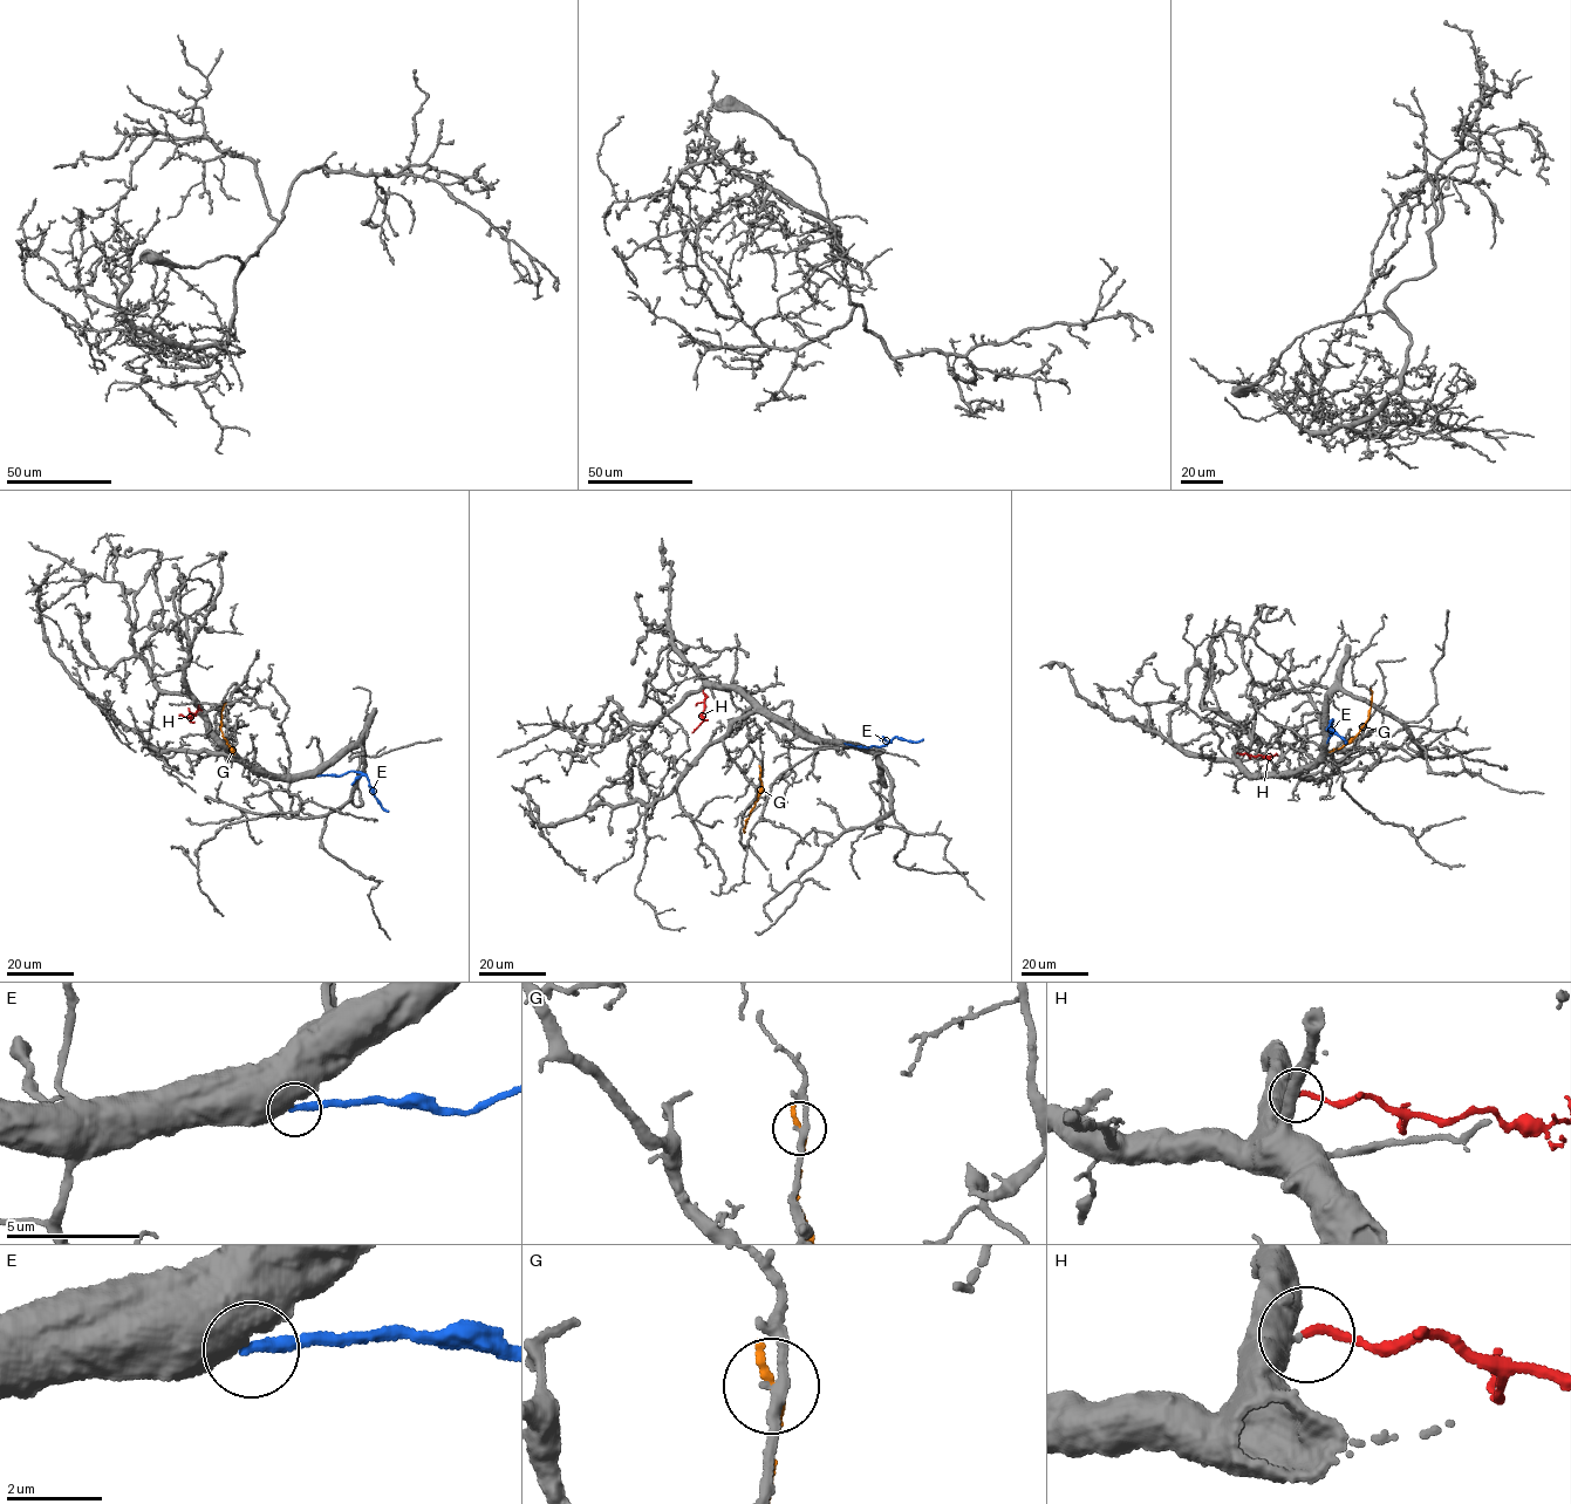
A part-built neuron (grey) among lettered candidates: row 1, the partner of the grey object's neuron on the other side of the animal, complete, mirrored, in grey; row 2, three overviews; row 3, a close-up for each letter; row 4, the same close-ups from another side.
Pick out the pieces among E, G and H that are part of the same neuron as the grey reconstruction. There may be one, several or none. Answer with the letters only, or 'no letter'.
H

